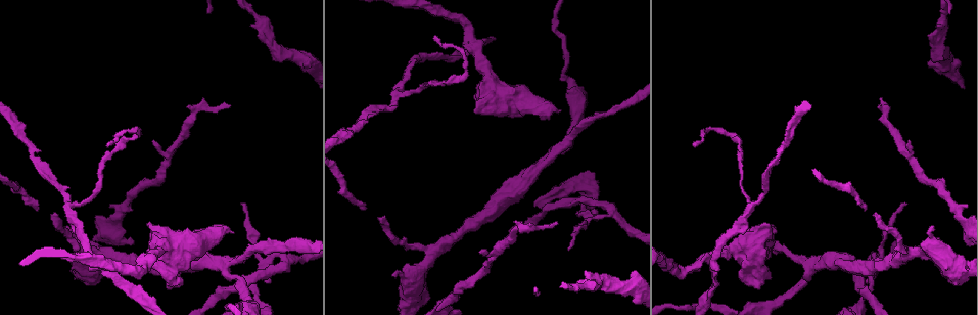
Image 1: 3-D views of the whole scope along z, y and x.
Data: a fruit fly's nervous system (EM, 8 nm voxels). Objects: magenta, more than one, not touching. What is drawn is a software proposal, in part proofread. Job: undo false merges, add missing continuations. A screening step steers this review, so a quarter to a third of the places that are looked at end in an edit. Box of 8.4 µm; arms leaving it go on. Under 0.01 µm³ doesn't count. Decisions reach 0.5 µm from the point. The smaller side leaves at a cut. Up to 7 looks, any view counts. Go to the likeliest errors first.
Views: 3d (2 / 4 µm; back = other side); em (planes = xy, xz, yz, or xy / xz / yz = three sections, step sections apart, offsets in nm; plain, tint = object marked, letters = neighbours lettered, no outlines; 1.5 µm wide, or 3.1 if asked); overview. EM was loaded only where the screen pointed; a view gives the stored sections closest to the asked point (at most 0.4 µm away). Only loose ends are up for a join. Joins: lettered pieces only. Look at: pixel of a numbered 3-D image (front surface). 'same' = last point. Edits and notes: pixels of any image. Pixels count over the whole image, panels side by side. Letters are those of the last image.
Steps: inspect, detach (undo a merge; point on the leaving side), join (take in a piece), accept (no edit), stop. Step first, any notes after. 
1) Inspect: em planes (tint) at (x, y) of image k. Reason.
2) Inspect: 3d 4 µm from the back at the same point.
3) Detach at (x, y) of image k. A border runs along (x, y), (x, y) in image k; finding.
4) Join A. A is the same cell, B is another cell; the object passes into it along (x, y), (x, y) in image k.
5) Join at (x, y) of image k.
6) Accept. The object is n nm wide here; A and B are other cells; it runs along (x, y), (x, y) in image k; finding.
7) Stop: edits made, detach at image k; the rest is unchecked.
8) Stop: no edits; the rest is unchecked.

Inspect: em planes (plain) at (147, 226) of image 1. Free end.

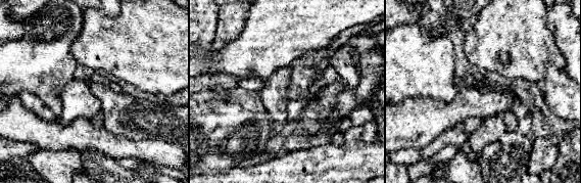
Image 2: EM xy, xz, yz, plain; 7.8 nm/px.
Inspect: em planes (letters) at the same point. See the neighbours.

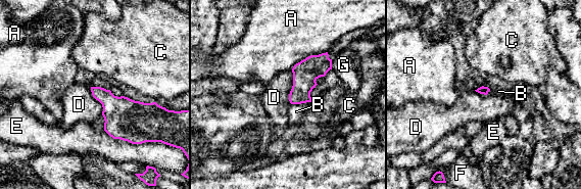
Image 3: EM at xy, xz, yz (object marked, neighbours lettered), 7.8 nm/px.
Accept. The longest contact is with E, 360 nm; A, B, C, D, E, F and G are other cells; no lettered piece goes on from it.

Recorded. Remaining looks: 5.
Inspect: 3d 4 µm at (755, 205) of image 1. Three arms meet.

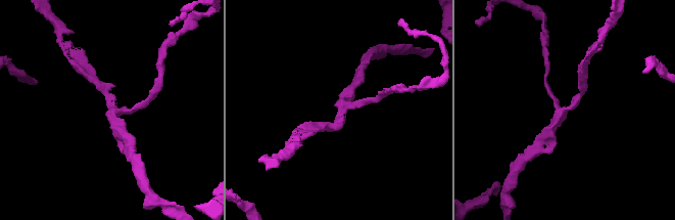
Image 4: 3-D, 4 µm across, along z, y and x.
Inspect: em xy step 4 (tint) at (565, 107) of image 4.

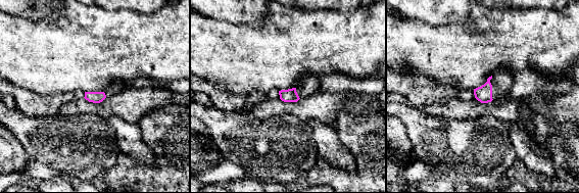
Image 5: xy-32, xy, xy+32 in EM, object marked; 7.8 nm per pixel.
Inspect: em planes (letters) at the same point.

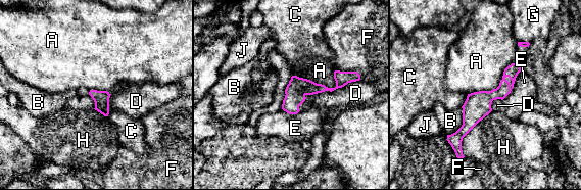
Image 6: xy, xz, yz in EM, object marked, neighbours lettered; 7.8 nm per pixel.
Accept. A, B, C, D, E, F, G, H and J are other cells; a border runs along (292, 75), (328, 87), (336, 86) in image 6; all the same neuron.

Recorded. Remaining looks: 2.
Inspect: em xy step 4 (tint) at (221, 262) of image 1. Three arms meet.

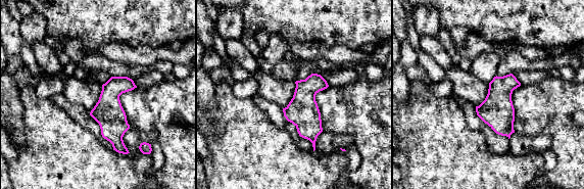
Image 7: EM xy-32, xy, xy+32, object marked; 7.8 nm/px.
Inspect: em planes (letters) at the same point. Another direction.

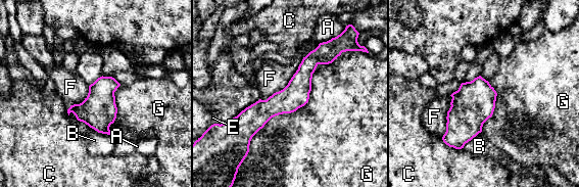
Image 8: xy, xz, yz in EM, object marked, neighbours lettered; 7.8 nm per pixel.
Accept. The object is 200 nm wide here; A, B, C, E, F and G are other cells; a border runs along (303, 57), (282, 89), (260, 99) in image 8; one neuron here.

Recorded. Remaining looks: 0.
Stop: no edits; the rest is unchecked.

